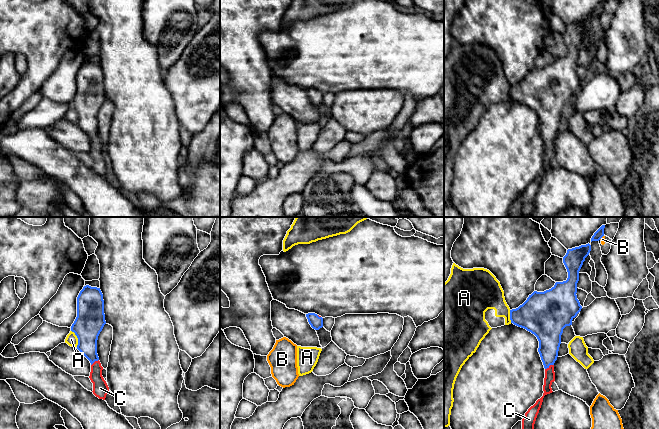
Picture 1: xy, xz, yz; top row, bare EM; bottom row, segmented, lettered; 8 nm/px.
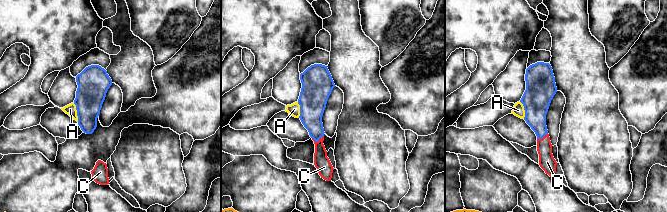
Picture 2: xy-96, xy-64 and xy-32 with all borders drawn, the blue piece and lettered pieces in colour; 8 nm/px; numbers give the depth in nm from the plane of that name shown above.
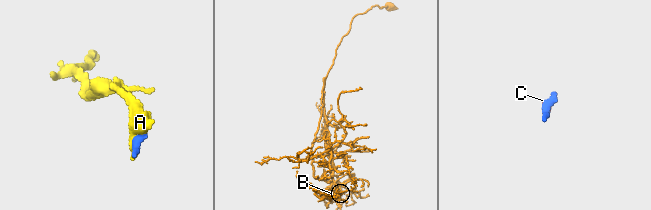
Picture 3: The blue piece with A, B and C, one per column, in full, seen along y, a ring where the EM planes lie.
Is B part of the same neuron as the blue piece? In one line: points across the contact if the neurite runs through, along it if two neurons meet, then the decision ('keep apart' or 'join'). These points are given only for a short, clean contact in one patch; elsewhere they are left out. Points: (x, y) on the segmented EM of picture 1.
border yz (603, 235), (599, 239); keep apart

